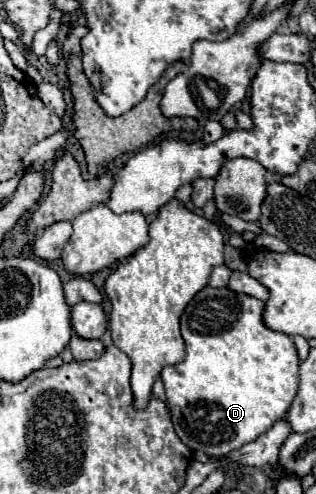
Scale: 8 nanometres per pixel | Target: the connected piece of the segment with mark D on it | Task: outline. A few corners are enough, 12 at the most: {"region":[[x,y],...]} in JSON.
{"region":[[204,286],[162,370],[178,438],[226,456],[282,420],[298,352]]}

